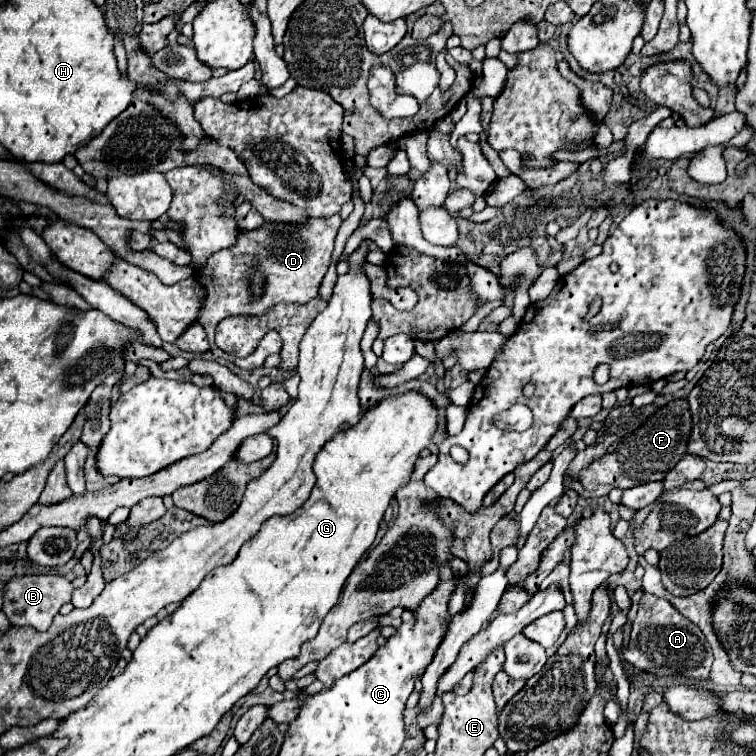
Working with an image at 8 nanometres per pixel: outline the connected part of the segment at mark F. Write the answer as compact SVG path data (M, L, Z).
M678 398L656 410L646 424L642 424L638 430L632 432L632 446L620 448L618 456L616 452L606 454L600 460L594 460L576 480L564 478L564 486L576 490L582 498L598 498L606 496L612 488L634 488L646 482L664 480L664 476L688 454L688 442L692 434L692 414L686 398Z

